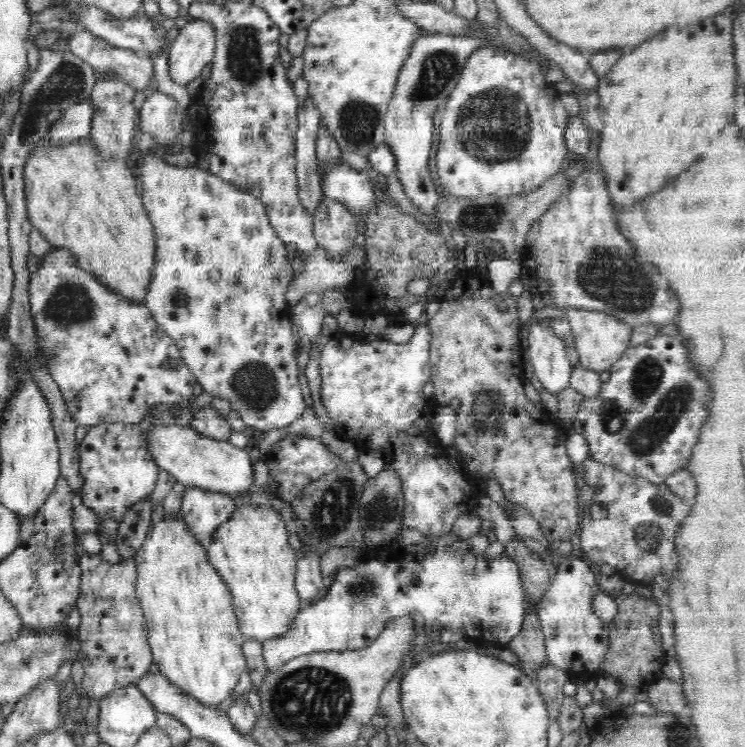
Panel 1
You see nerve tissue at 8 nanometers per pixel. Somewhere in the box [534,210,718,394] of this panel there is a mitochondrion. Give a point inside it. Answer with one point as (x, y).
(607, 275)

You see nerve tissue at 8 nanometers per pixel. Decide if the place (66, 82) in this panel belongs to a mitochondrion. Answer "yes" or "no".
yes

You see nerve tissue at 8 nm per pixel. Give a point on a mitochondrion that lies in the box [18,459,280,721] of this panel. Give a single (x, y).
(41, 652)

